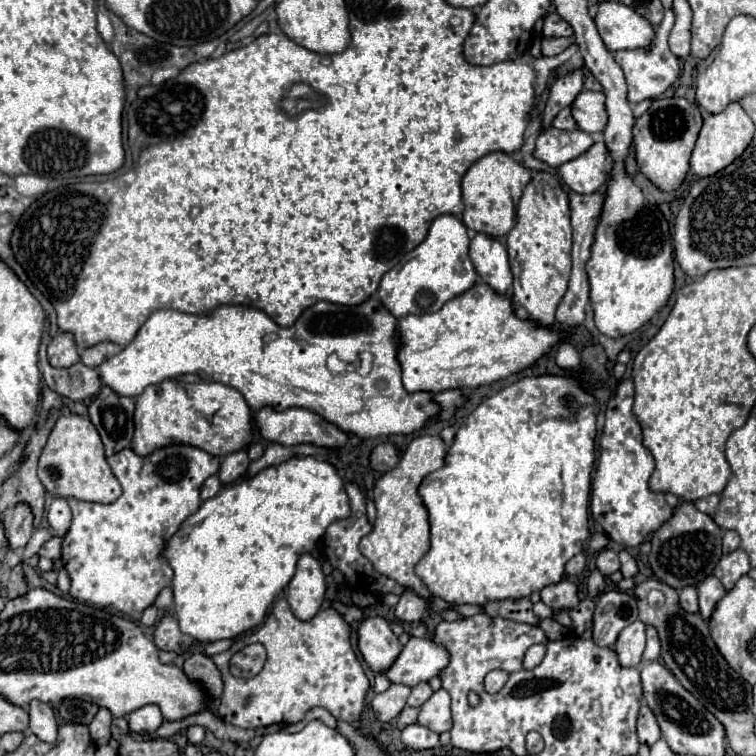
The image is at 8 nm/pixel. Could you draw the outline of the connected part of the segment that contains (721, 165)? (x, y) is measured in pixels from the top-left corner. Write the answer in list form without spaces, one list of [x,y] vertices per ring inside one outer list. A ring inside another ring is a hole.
[[[737,101],[729,103],[725,107],[725,111],[717,113],[717,115],[707,115],[703,129],[699,133],[697,145],[691,155],[691,171],[699,177],[709,177],[709,175],[719,173],[747,149],[747,145],[753,139],[753,133],[755,133],[755,125],[753,125],[751,117],[743,111],[741,103],[737,103]]]

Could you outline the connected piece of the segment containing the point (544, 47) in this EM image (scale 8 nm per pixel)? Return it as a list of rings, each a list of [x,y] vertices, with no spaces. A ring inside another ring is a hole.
[[[559,37],[559,39],[543,39],[543,43],[541,43],[541,51],[543,51],[543,55],[547,55],[547,57],[551,57],[551,55],[559,55],[561,51],[565,51],[569,45],[573,43],[573,39],[569,39],[569,37]]]

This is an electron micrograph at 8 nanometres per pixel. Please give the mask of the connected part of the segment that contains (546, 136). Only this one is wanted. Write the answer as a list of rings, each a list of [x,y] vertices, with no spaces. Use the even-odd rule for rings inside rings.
[[[549,127],[537,137],[535,157],[551,167],[559,167],[583,155],[593,143],[595,143],[593,137],[581,129],[559,131],[555,127]]]

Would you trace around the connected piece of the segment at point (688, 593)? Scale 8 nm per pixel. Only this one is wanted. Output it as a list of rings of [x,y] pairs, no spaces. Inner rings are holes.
[[[695,587],[681,589],[679,599],[681,599],[683,609],[687,609],[687,613],[697,613],[697,611],[699,611],[699,605],[697,605],[697,591],[695,591]]]

